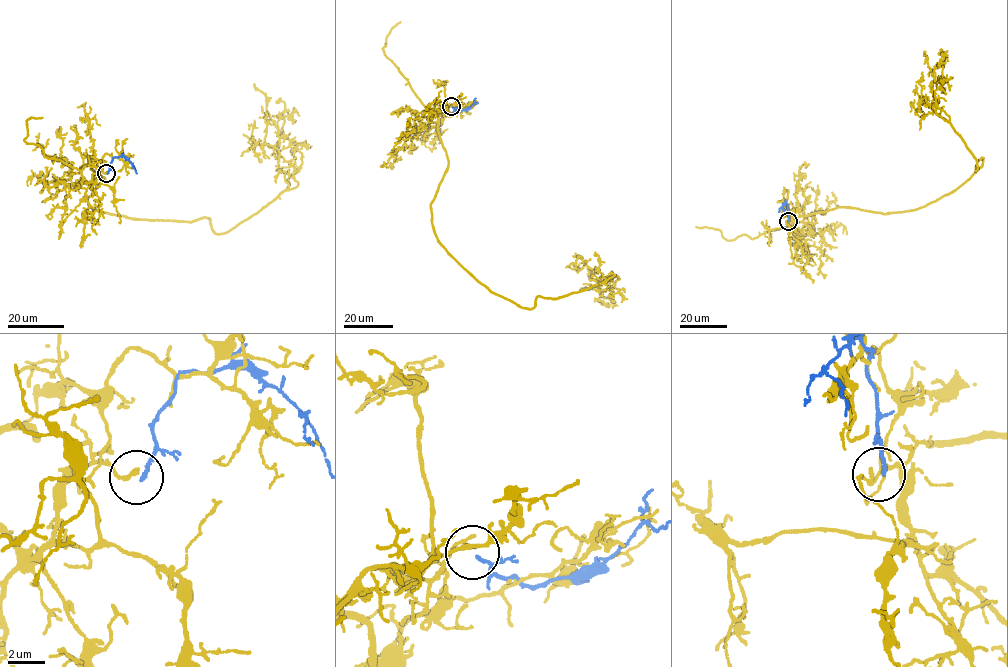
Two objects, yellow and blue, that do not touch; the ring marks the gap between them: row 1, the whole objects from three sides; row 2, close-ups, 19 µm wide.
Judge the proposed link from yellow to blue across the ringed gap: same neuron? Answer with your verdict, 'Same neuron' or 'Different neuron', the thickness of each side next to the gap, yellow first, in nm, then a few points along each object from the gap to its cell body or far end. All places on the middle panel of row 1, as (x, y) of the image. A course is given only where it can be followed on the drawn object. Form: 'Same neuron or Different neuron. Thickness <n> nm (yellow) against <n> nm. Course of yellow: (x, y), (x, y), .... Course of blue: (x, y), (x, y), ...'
Different neuron. Thickness 280 nm (yellow) against 190 nm. Course of yellow: (451, 106), (429, 113), (448, 160), (431, 204), (437, 241), (492, 291), (525, 308), (614, 274), (580, 290). Course of blue: (452, 107), (459, 111), (467, 110), (478, 102)

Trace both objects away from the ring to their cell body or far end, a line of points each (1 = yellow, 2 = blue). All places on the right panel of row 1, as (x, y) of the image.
1: (787, 221), (795, 233), (795, 217), (838, 207), (910, 211), (979, 168), (935, 113), (925, 51)
2: (788, 220), (785, 202), (781, 207), (784, 213)

